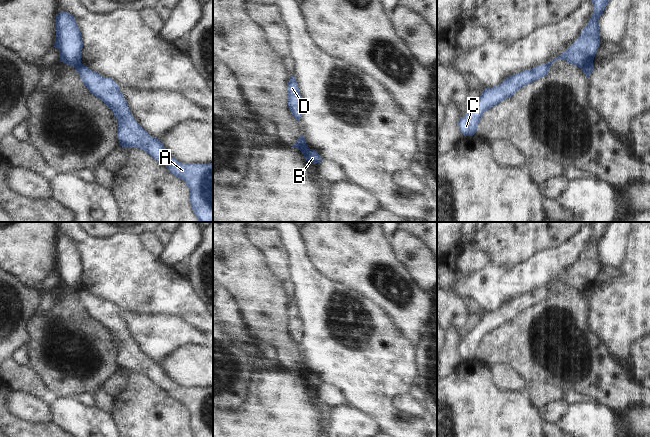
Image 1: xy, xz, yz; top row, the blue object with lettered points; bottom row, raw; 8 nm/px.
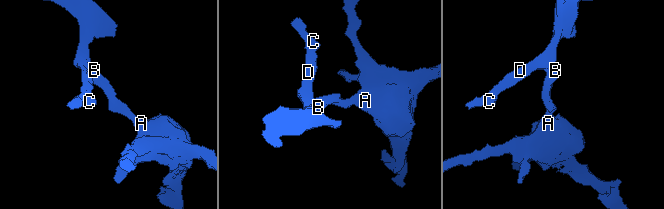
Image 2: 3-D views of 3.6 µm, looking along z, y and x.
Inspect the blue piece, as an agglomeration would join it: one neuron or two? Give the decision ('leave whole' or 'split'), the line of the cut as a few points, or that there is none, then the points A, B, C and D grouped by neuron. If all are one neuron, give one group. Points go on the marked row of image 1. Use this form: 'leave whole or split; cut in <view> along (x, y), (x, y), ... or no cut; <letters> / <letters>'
split; cut in yz along (592, 61), (586, 62), (580, 67); A B / C D

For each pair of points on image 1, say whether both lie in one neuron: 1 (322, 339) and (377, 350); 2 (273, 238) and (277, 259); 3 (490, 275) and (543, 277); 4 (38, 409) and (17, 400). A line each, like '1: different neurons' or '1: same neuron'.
1: same neuron
2: same neuron
3: same neuron
4: same neuron

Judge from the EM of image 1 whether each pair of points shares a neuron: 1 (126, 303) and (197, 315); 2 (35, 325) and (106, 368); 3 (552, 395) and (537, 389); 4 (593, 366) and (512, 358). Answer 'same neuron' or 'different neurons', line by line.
1: same neuron
2: same neuron
3: same neuron
4: same neuron

